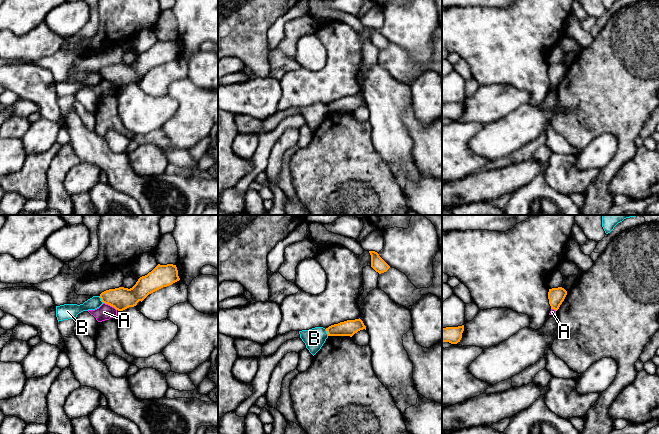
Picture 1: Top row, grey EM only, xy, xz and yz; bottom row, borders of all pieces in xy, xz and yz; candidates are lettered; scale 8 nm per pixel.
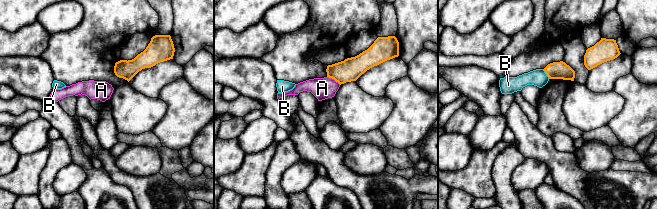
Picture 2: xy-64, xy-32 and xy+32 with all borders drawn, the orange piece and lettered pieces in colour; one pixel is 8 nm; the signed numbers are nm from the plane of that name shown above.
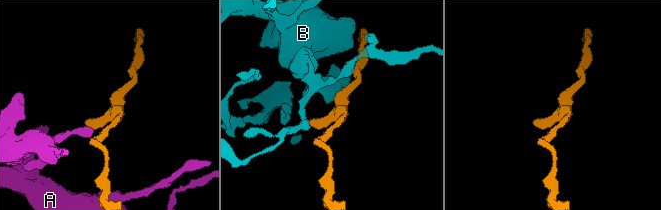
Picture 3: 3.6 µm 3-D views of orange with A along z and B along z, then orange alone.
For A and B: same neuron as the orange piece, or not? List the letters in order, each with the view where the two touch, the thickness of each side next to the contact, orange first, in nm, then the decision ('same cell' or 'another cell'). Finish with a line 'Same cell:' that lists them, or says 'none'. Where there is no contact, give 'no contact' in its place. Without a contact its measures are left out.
A: xy | 180/120 nm | another cell
B: xy | 180/110 nm | another cell
Same cell: none

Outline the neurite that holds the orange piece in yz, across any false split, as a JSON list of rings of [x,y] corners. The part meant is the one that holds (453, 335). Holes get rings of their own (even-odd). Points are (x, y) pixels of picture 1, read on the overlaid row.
[[[464,325],[442,328],[442,343],[449,342],[451,344],[457,344],[462,338],[463,331]]]

